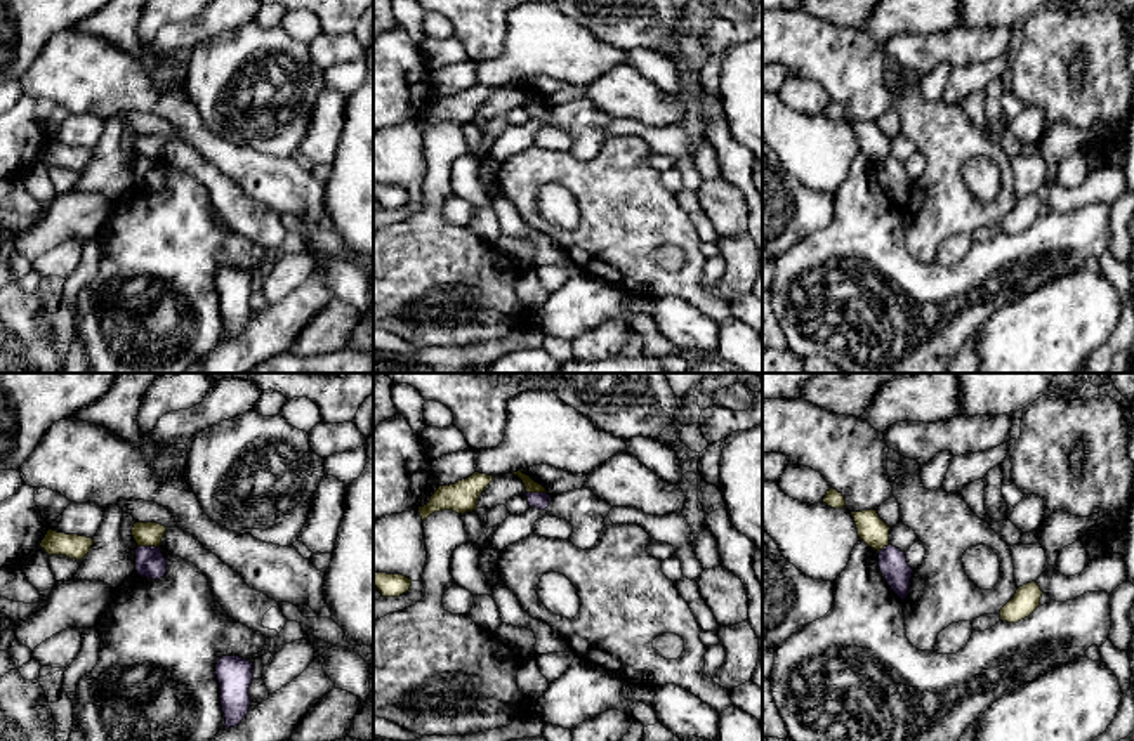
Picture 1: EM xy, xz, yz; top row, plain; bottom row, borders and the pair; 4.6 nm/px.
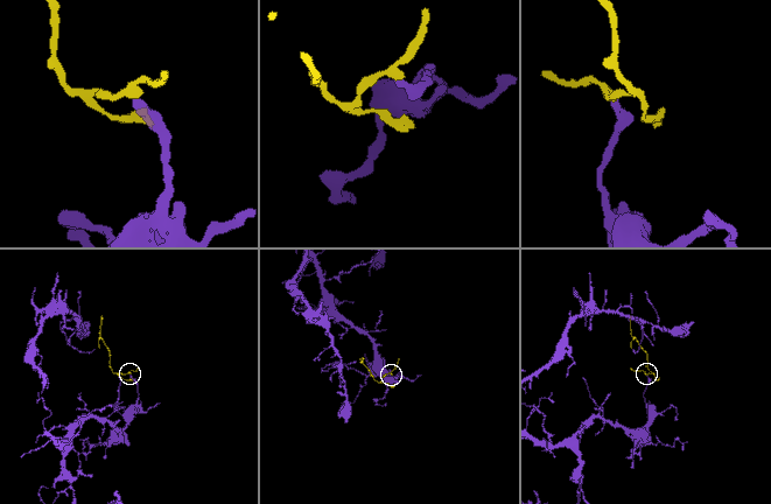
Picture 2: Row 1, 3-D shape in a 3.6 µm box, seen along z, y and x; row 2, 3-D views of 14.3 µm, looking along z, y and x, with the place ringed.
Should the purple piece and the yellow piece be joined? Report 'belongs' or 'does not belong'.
does not belong

